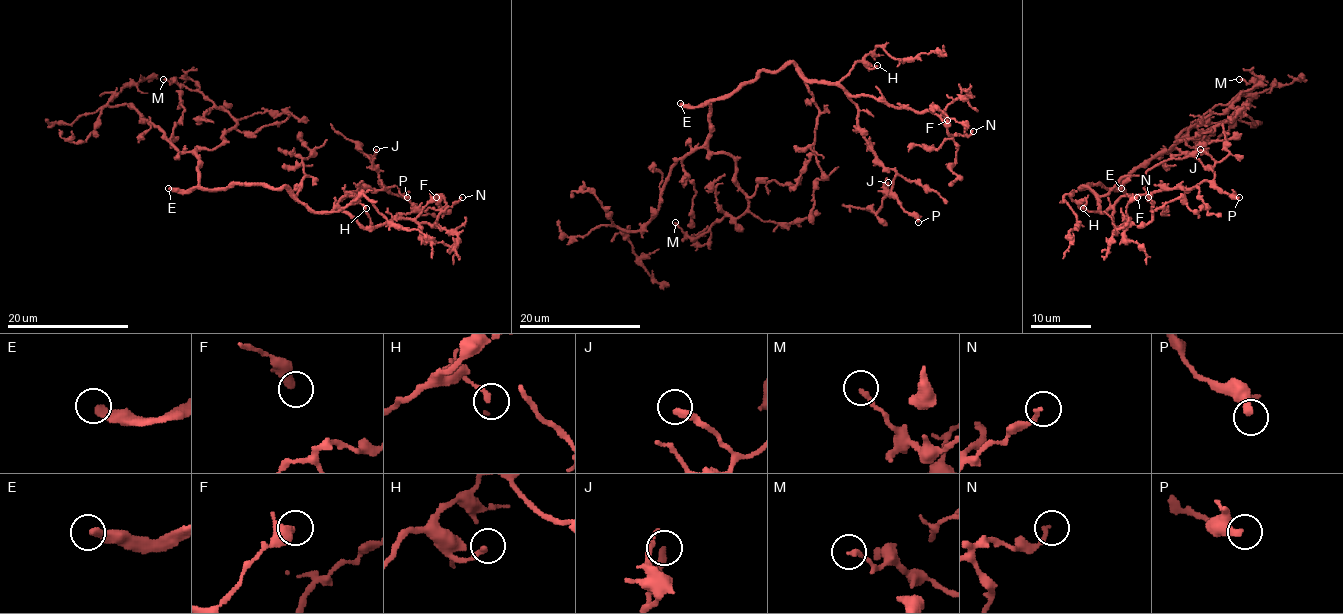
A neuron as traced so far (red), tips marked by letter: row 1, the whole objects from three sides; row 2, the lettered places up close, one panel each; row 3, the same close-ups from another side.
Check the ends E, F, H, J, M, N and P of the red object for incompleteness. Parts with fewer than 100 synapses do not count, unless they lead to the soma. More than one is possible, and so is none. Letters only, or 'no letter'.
E

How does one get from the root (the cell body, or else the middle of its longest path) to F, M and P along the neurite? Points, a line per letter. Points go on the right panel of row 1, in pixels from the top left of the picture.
F: (1101, 184), (1081, 190), (1096, 197), (1101, 211), (1113, 210), (1116, 226), (1130, 219), (1127, 205), (1137, 197)
M: (1101, 184), (1115, 188), (1177, 141), (1198, 138), (1224, 123), (1235, 111), (1236, 99), (1255, 86), (1239, 79)
P: (1101, 184), (1081, 190), (1086, 187), (1096, 197), (1101, 211), (1127, 194), (1188, 190), (1204, 181), (1239, 197)

